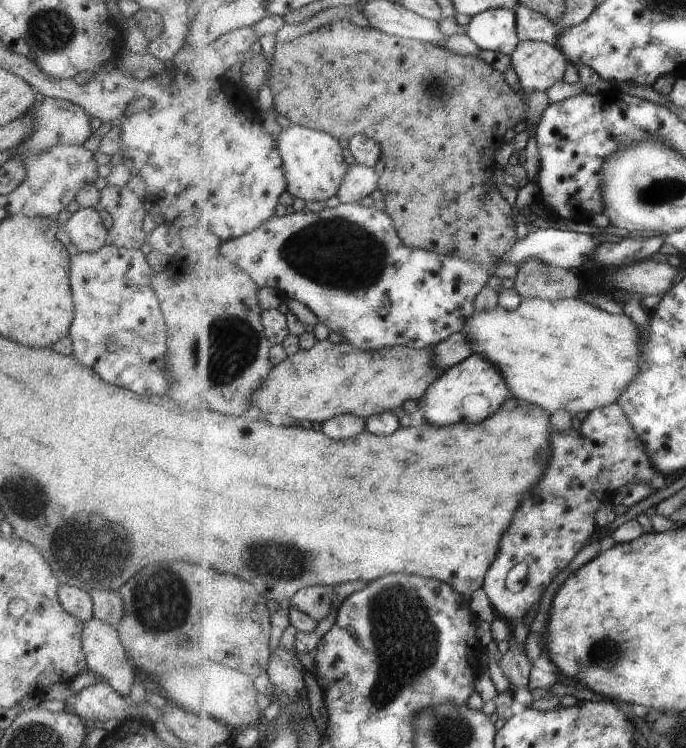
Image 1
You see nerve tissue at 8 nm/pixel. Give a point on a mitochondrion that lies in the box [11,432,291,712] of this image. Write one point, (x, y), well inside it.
(74, 545)

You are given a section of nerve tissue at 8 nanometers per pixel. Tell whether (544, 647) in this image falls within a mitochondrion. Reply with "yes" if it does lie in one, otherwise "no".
no

